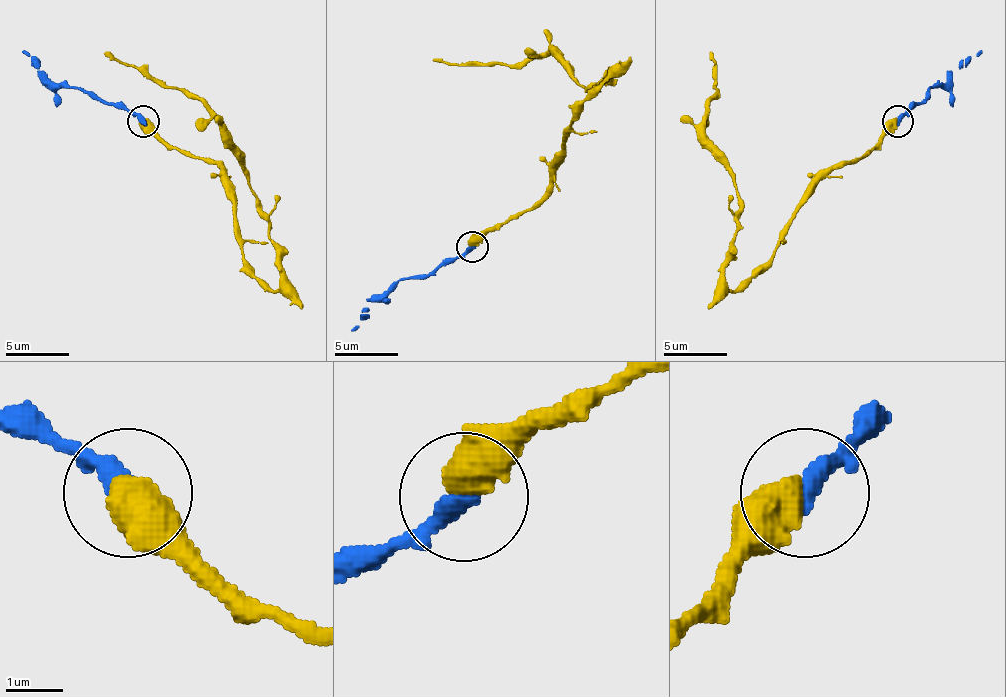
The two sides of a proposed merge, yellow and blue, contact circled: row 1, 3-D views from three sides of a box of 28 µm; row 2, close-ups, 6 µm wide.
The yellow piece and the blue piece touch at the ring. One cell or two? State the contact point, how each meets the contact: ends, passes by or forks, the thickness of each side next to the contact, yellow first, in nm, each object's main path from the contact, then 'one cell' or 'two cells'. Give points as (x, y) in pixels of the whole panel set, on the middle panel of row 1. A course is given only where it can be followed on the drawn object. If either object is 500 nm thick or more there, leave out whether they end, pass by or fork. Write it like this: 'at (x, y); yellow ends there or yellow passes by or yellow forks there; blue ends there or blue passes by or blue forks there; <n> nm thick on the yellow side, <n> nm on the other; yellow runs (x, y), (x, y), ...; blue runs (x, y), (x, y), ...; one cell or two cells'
at (472, 247); 700 nm thick on the yellow side, 400 nm on the other; yellow runs (471, 246), (547, 189), (572, 113), (610, 72), (585, 88), (550, 53), (509, 66), (433, 59); blue runs (471, 246), (427, 274), (402, 277), (367, 300), (367, 309), (351, 331); one cell

